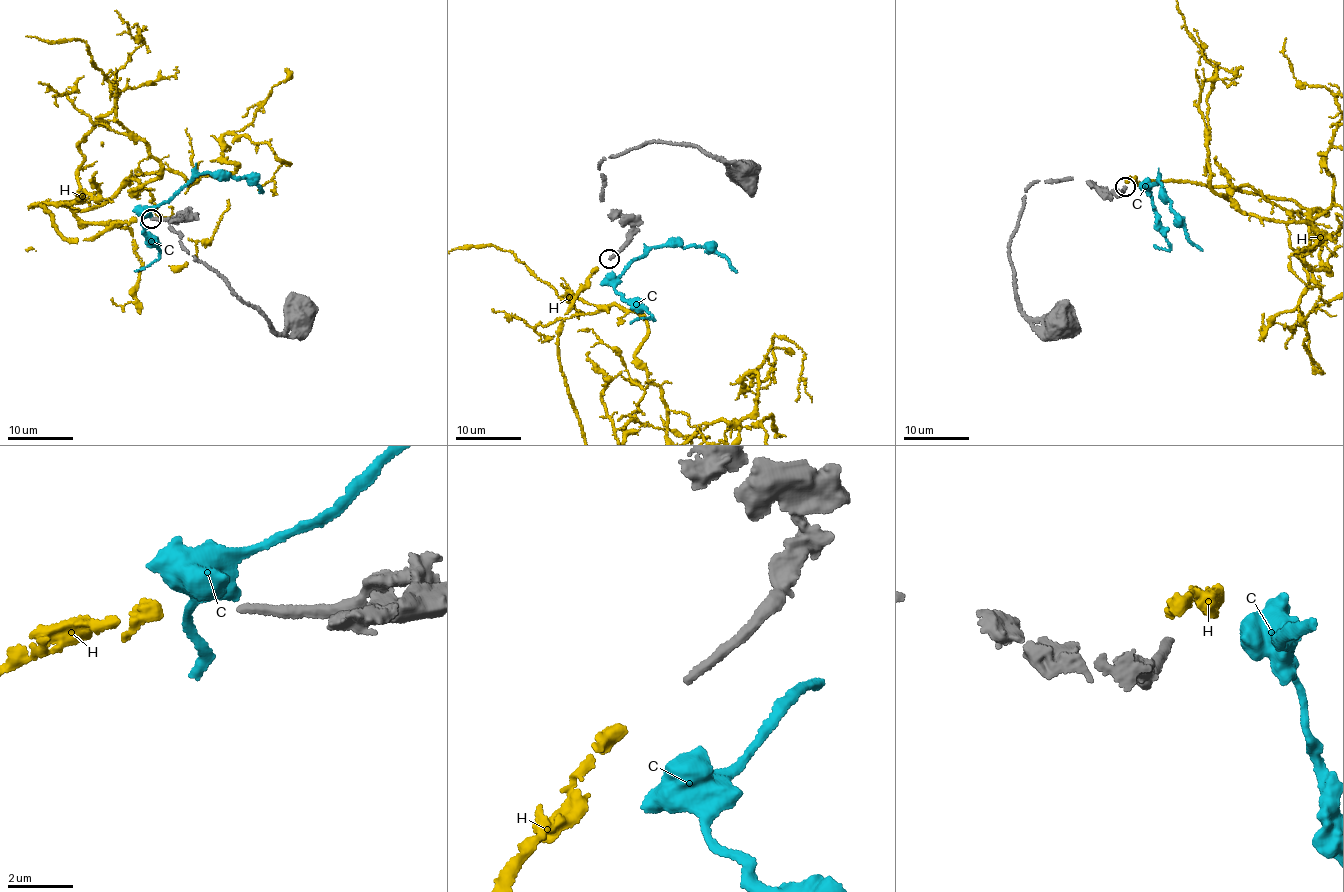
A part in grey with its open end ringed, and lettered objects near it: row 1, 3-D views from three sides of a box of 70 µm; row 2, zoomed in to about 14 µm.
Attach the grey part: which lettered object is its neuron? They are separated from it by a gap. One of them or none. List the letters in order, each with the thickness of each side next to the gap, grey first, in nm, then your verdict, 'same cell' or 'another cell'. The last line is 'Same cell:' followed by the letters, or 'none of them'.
C: calibres 260 and 600 nm; another cell
H: calibres 260 and 320 nm; same cell
Same cell: H

